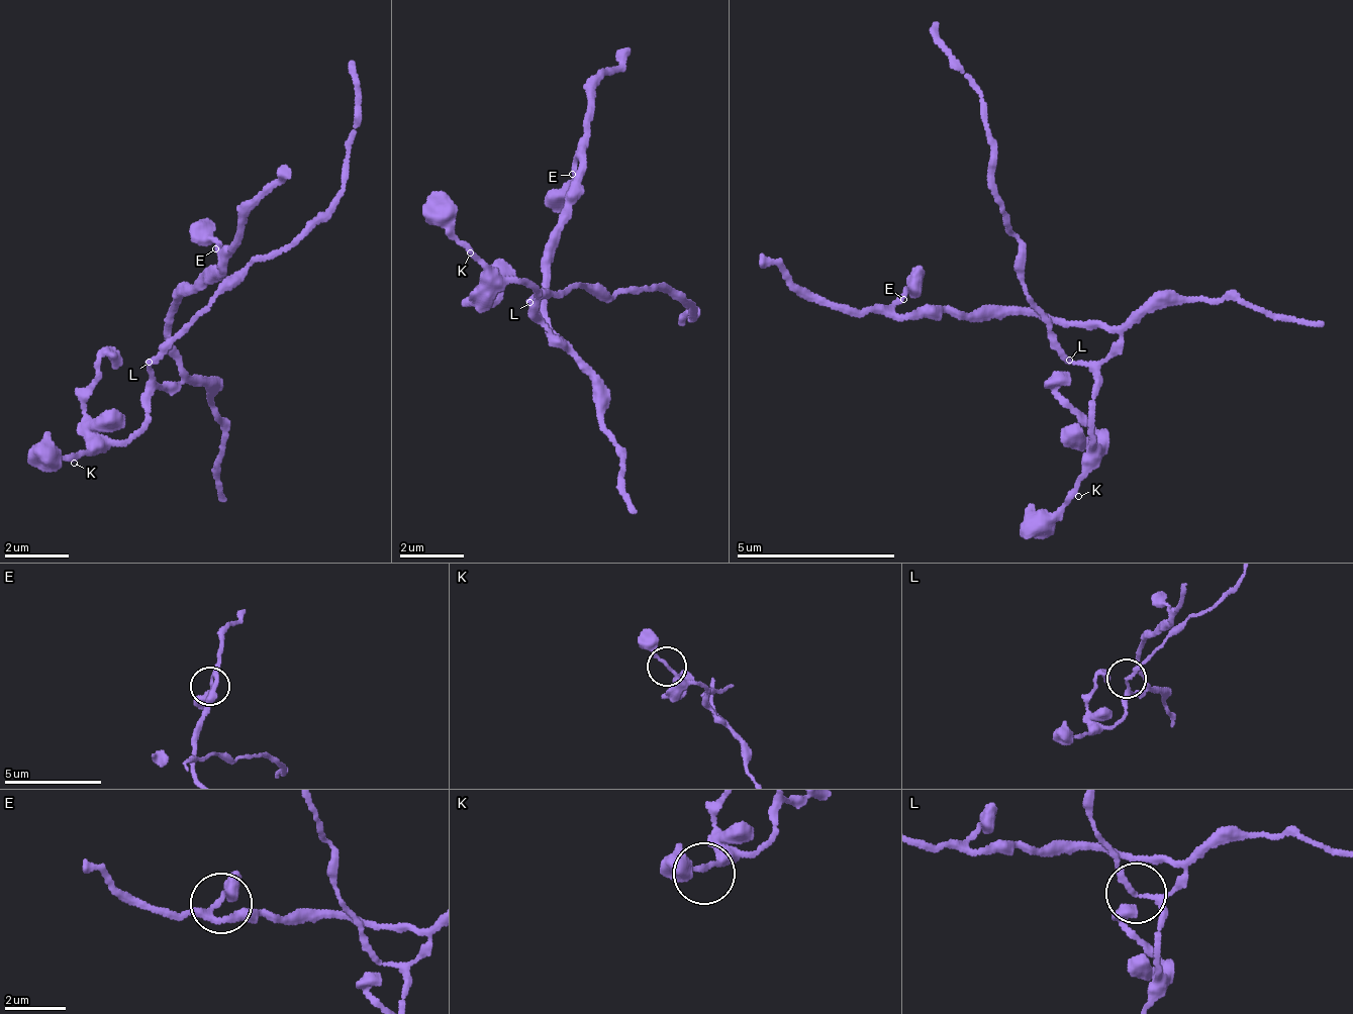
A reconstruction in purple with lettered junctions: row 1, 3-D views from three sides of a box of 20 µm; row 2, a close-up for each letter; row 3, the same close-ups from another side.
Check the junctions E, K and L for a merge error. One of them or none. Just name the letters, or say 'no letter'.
L

